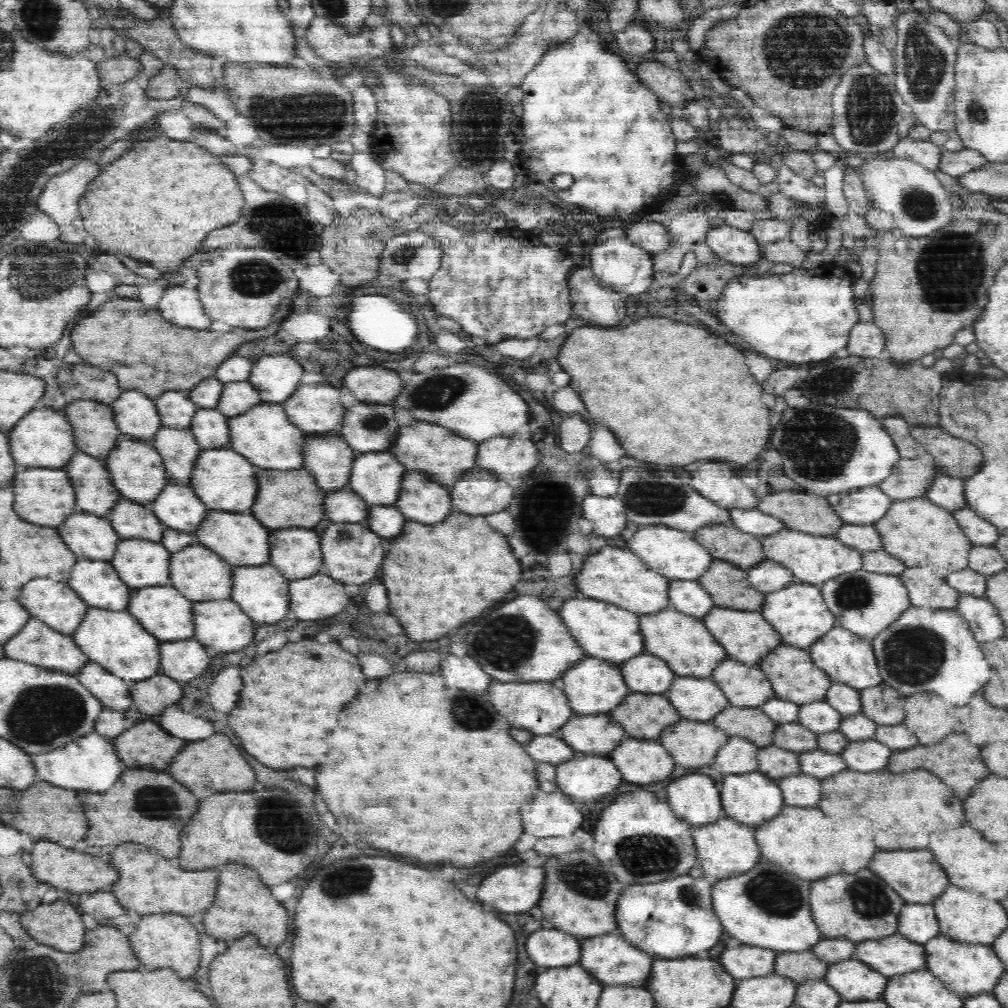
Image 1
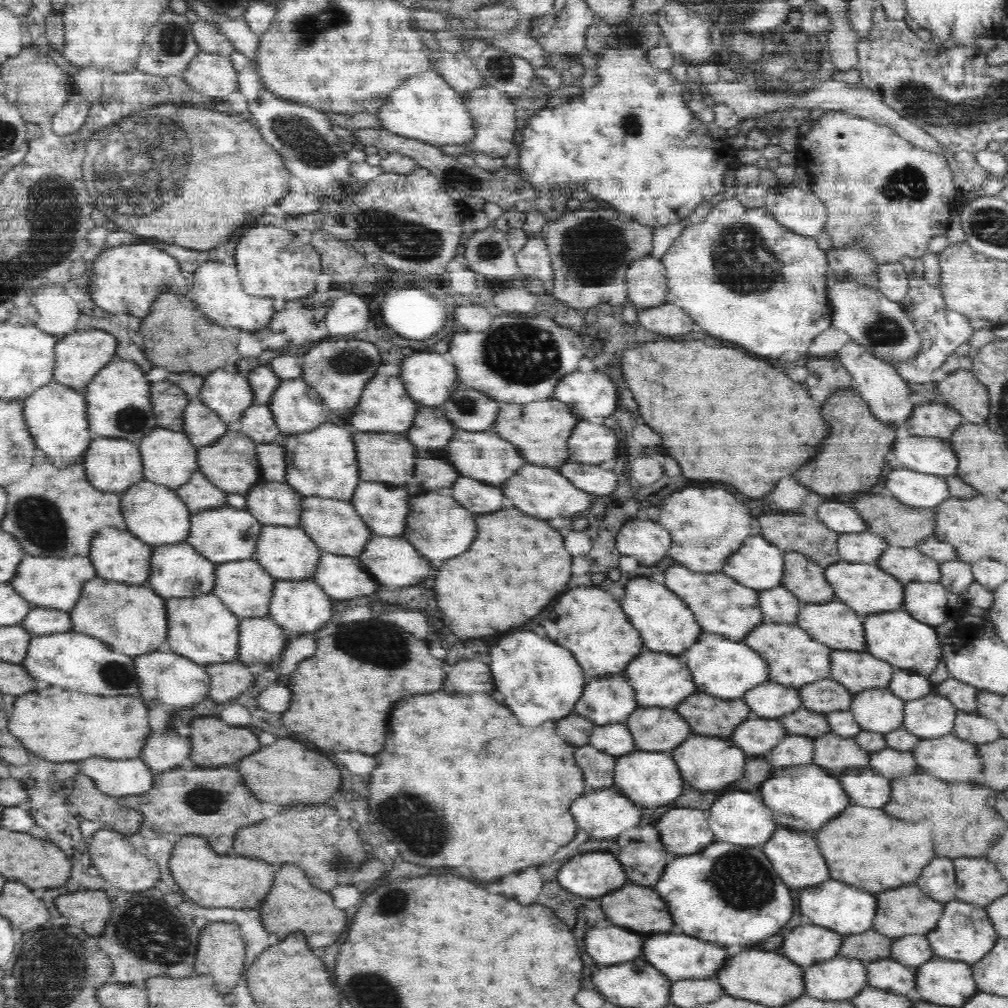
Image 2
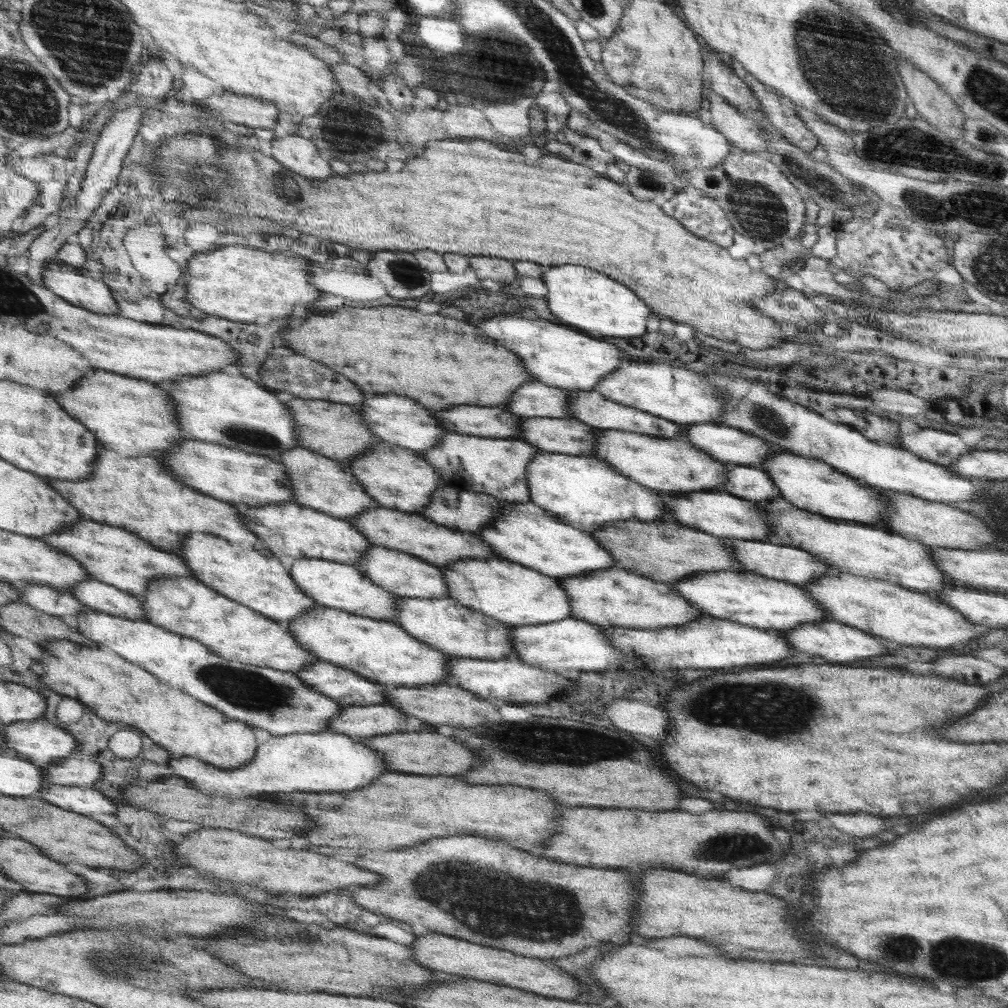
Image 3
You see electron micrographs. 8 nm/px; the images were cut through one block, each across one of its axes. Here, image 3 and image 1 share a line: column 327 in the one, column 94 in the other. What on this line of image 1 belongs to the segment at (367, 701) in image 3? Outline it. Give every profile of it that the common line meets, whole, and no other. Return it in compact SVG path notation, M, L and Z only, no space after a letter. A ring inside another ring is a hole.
M89 660L76 674L80 683L105 707L124 712L134 704L131 697L132 683L112 674L102 665Z

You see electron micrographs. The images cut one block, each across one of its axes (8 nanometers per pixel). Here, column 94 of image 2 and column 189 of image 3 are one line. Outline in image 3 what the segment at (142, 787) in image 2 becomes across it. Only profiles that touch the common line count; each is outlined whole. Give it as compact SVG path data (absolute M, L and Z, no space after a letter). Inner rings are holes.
M322 731L319 733L297 733L295 735L266 735L262 737L256 756L250 763L237 769L223 769L214 764L207 763L196 757L174 758L169 762L169 766L174 768L173 773L187 778L192 784L196 784L202 792L216 794L218 796L230 796L238 799L262 794L289 794L298 790L298 792L338 792L338 790L354 790L358 786L366 786L370 780L376 776L385 774L388 768L388 761L382 752L370 748L364 743L363 738L348 738L344 734L336 732Z

